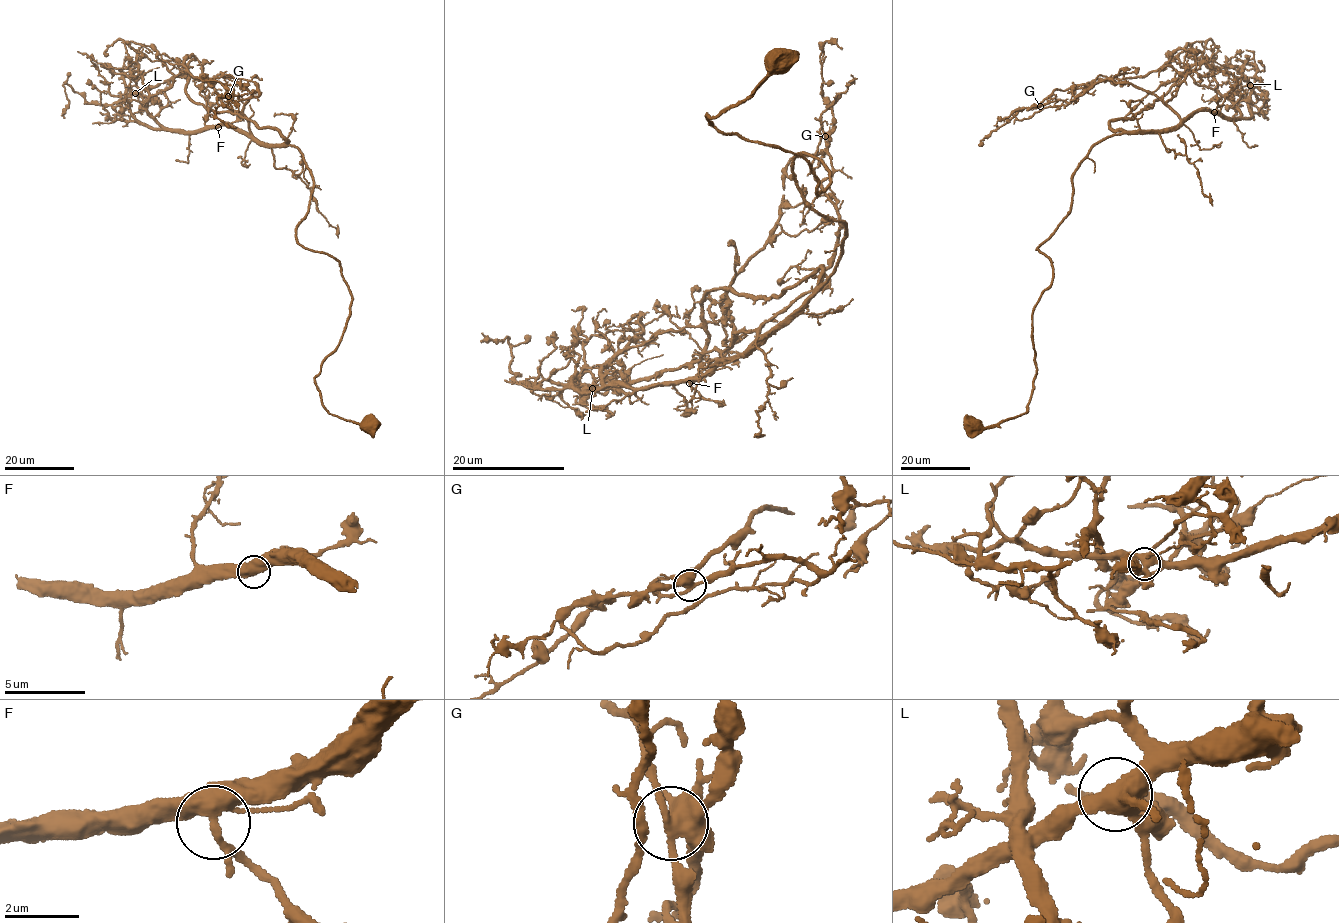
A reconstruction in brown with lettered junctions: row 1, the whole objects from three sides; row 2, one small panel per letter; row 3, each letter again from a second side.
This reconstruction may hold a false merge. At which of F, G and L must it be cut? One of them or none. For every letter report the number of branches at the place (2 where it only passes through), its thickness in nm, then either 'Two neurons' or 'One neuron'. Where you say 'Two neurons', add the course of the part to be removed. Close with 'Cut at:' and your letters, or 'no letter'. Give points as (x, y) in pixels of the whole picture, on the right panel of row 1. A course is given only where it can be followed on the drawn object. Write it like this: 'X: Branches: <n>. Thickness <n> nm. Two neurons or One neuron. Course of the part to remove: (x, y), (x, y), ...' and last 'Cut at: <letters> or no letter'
F: Branches: 4. Thickness 480 nm. One neuron
G: Branches: 6. Thickness 460 nm. One neuron
L: Branches: 4. Thickness 420 nm. One neuron
Cut at: no letter

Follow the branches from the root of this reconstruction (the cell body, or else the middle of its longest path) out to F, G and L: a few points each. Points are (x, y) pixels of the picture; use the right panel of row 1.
F: (973, 426), (1028, 409), (1032, 311), (1053, 274), (1037, 249), (1069, 212), (1078, 163), (1108, 136), (1214, 112)
G: (973, 426), (1028, 409), (1053, 274), (1037, 249), (1078, 163), (1180, 120), (1108, 79), (1040, 106)
L: (973, 426), (1028, 409), (1053, 274), (1037, 249), (1088, 150), (1200, 110), (1239, 119), (1250, 85)

